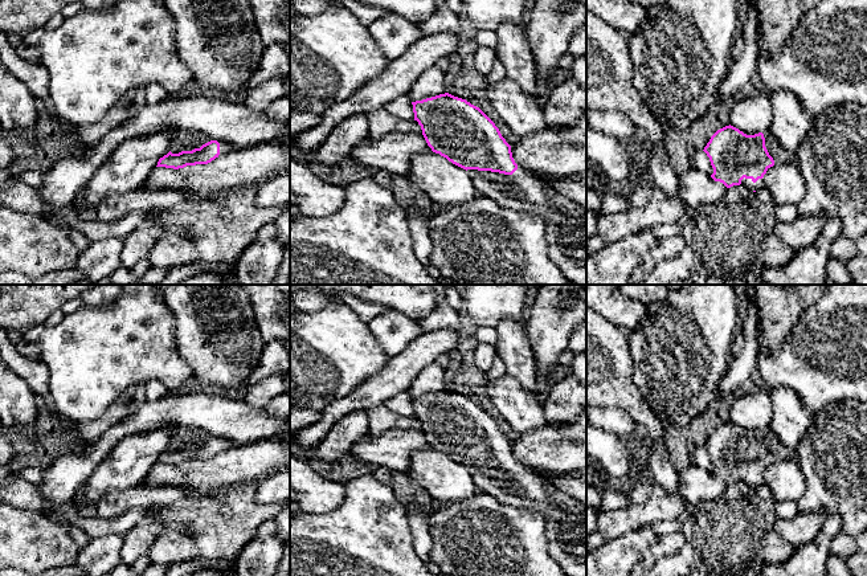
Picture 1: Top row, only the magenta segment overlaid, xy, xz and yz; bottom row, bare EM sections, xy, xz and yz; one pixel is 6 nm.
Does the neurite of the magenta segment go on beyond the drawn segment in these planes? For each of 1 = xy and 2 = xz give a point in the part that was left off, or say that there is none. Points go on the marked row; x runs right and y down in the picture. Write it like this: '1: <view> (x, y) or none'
1: xy (183, 141)
2: xz (520, 191)

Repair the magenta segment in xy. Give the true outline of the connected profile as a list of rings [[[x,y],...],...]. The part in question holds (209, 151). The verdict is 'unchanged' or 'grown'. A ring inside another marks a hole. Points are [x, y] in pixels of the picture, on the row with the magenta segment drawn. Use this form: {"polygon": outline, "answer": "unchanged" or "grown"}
{"polygon": [[[176,131],[171,140],[171,151],[159,159],[156,167],[179,169],[187,166],[208,164],[230,148],[229,143],[213,140],[196,131]]], "answer": "grown"}

